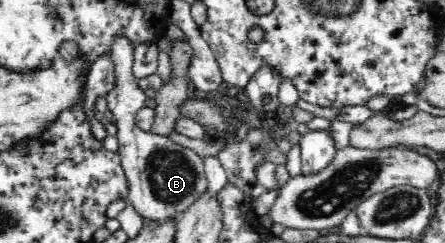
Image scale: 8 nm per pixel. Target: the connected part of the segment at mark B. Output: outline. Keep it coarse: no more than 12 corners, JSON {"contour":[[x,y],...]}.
{"contour":[[113,34],[113,113],[130,203],[176,218],[203,190],[204,158],[135,122],[147,94],[136,44]]}

